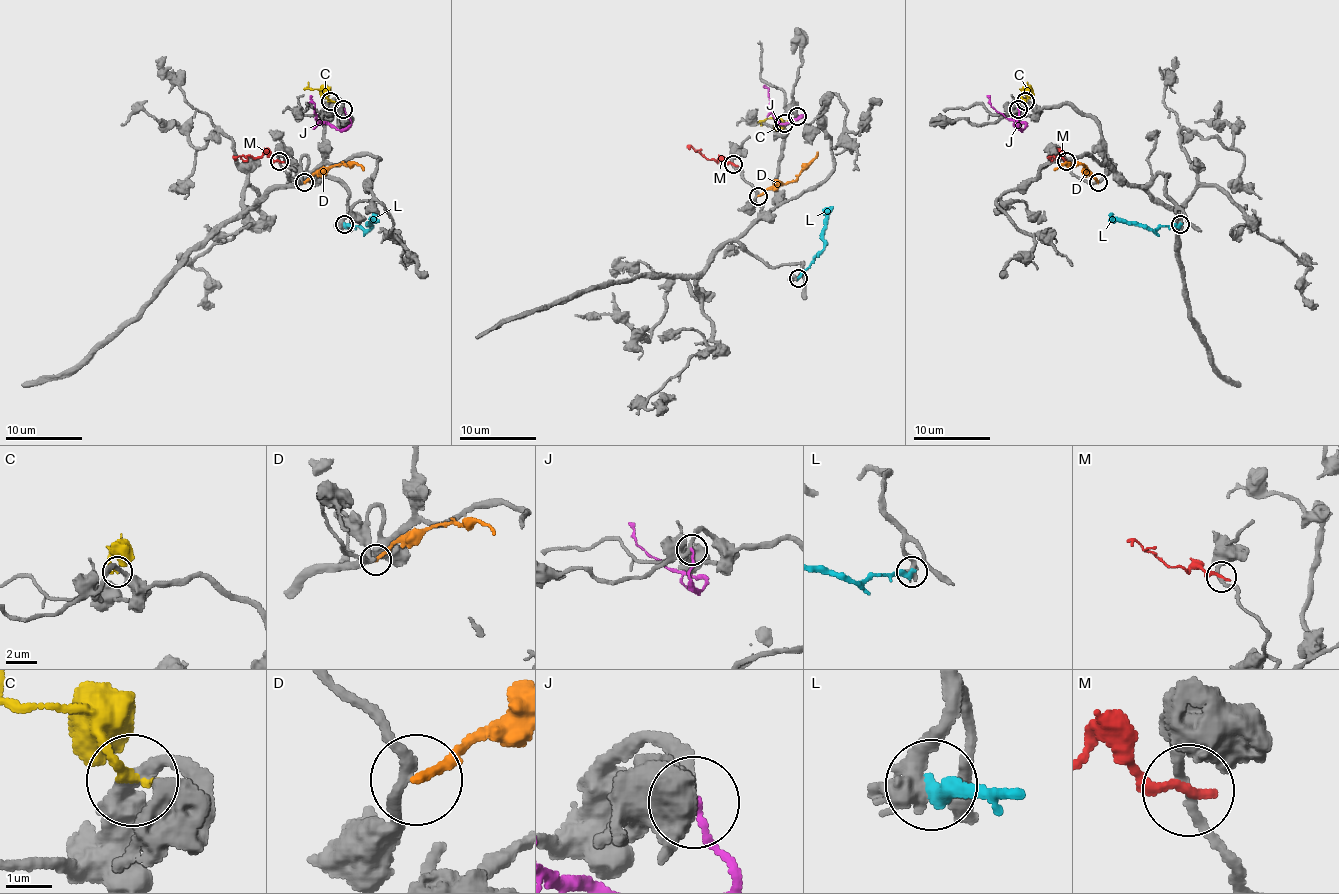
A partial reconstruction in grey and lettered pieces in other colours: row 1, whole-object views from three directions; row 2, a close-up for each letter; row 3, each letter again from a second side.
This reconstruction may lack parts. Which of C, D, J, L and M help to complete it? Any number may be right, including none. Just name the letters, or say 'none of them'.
none of them

